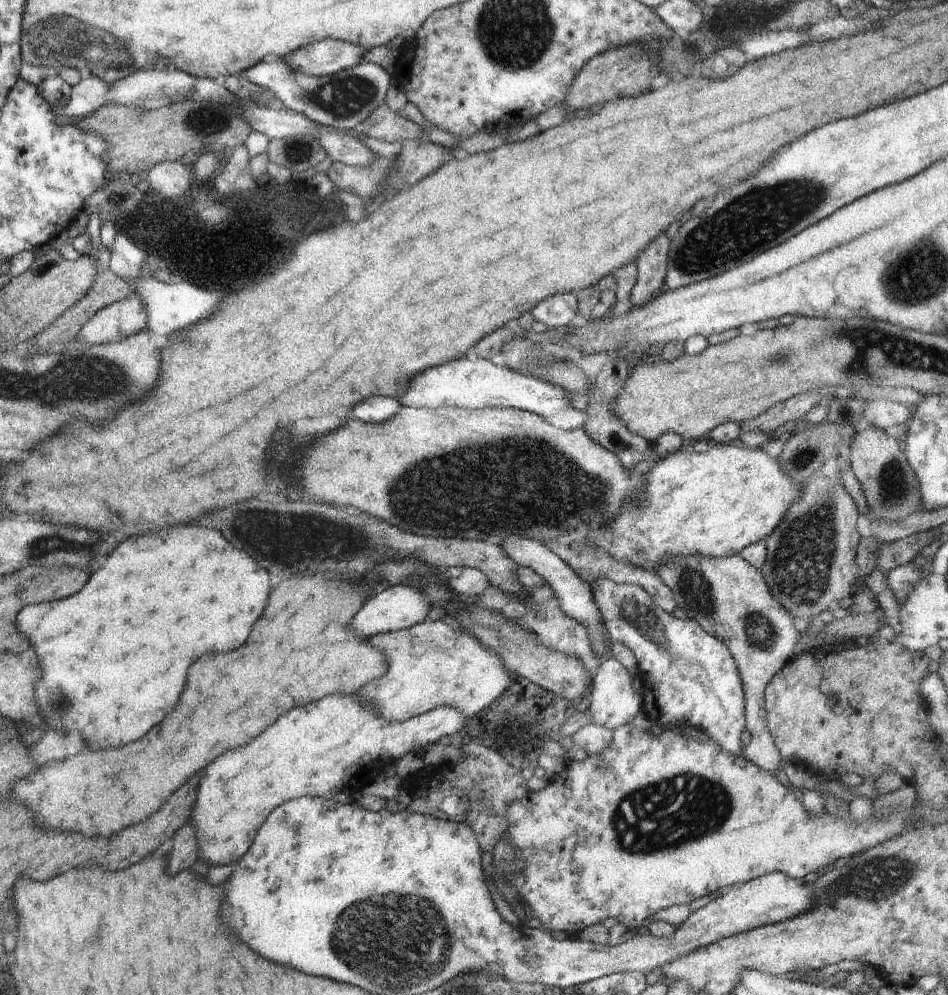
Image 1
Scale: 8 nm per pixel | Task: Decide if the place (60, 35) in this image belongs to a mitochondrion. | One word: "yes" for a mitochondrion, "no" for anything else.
yes

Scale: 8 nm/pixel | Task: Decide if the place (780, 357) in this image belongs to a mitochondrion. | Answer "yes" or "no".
yes

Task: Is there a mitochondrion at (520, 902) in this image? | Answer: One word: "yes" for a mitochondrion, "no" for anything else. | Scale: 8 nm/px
no

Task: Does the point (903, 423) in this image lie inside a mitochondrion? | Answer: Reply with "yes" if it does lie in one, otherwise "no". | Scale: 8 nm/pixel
no

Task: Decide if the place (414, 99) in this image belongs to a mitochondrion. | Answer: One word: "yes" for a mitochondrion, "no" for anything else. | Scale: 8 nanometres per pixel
no

